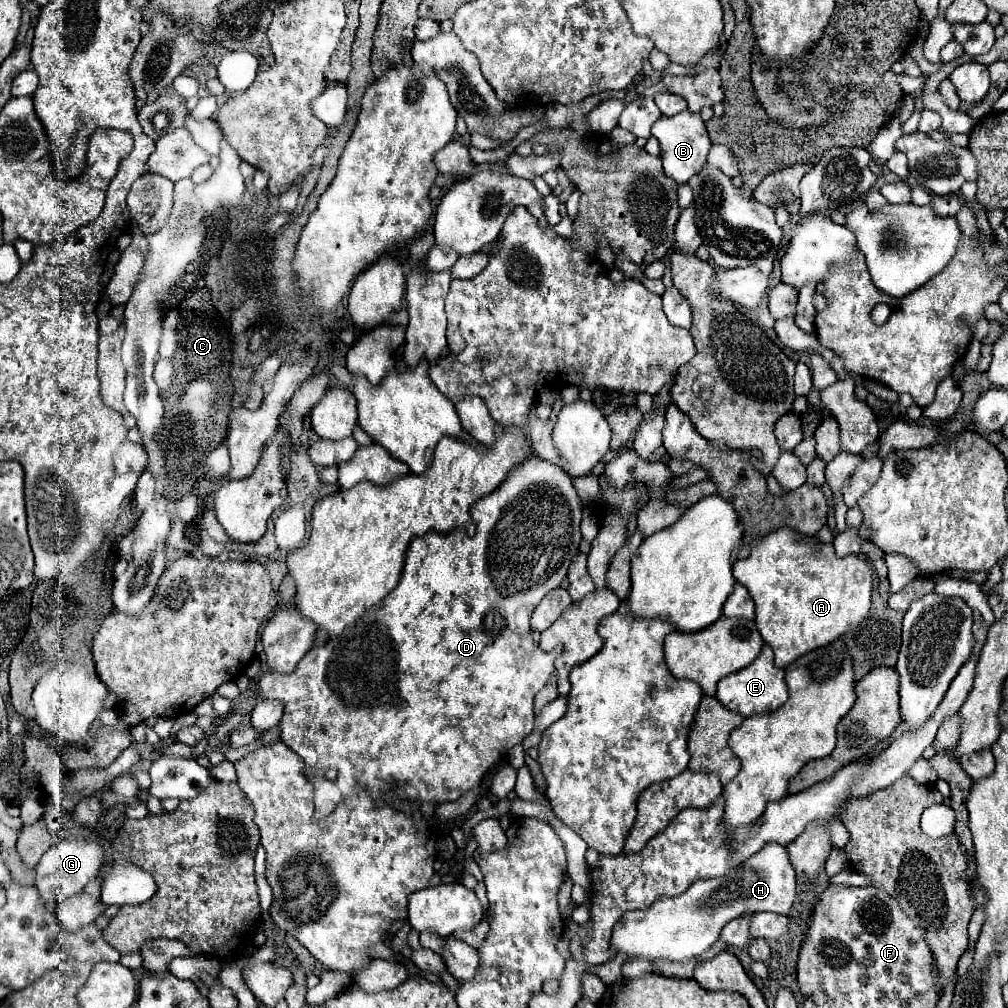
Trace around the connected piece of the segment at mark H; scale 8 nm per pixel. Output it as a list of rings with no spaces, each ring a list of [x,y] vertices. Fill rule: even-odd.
[[[765,844],[757,854],[737,868],[731,868],[725,876],[697,880],[681,896],[661,898],[651,908],[627,912],[615,924],[611,944],[627,958],[691,960],[717,942],[721,928],[729,920],[757,912],[789,916],[795,896],[795,870],[791,868],[787,850],[781,844]]]

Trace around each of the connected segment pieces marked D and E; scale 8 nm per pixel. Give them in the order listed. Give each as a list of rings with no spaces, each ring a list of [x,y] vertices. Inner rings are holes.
[[[537,456],[527,458],[519,468],[515,468],[509,478],[489,496],[479,500],[471,508],[471,520],[475,524],[475,532],[469,534],[465,528],[457,528],[449,534],[437,534],[427,532],[425,536],[413,538],[407,562],[401,574],[401,580],[397,588],[385,596],[377,606],[369,608],[355,624],[347,626],[339,636],[333,636],[329,642],[311,648],[303,660],[299,662],[297,670],[293,674],[273,674],[267,672],[259,686],[265,698],[275,698],[285,704],[285,714],[281,718],[281,740],[293,750],[299,752],[299,756],[305,762],[305,774],[315,784],[315,818],[327,816],[335,806],[349,794],[357,792],[359,788],[365,788],[375,800],[385,800],[391,796],[403,796],[403,798],[419,798],[419,800],[433,800],[435,804],[455,802],[465,792],[473,790],[485,776],[485,772],[493,767],[495,762],[505,758],[505,754],[523,742],[525,736],[533,730],[533,698],[535,694],[547,684],[549,676],[553,674],[553,662],[557,658],[557,652],[543,652],[531,638],[529,628],[529,616],[535,610],[535,606],[543,600],[543,596],[551,590],[555,590],[561,580],[567,576],[567,568],[571,564],[571,558],[579,552],[581,522],[583,506],[579,502],[579,496],[573,488],[573,480],[569,474],[565,474],[559,466],[545,462]],[[329,770],[337,770],[335,780],[327,780],[325,774]]]
[[[765,646],[761,650],[761,654],[743,670],[737,670],[733,674],[729,674],[727,678],[723,678],[717,684],[717,700],[741,714],[741,716],[751,716],[751,714],[761,714],[761,712],[773,712],[777,708],[781,708],[787,700],[789,700],[789,692],[787,692],[787,684],[783,678],[783,670],[777,668],[773,664],[773,650],[769,646]]]

